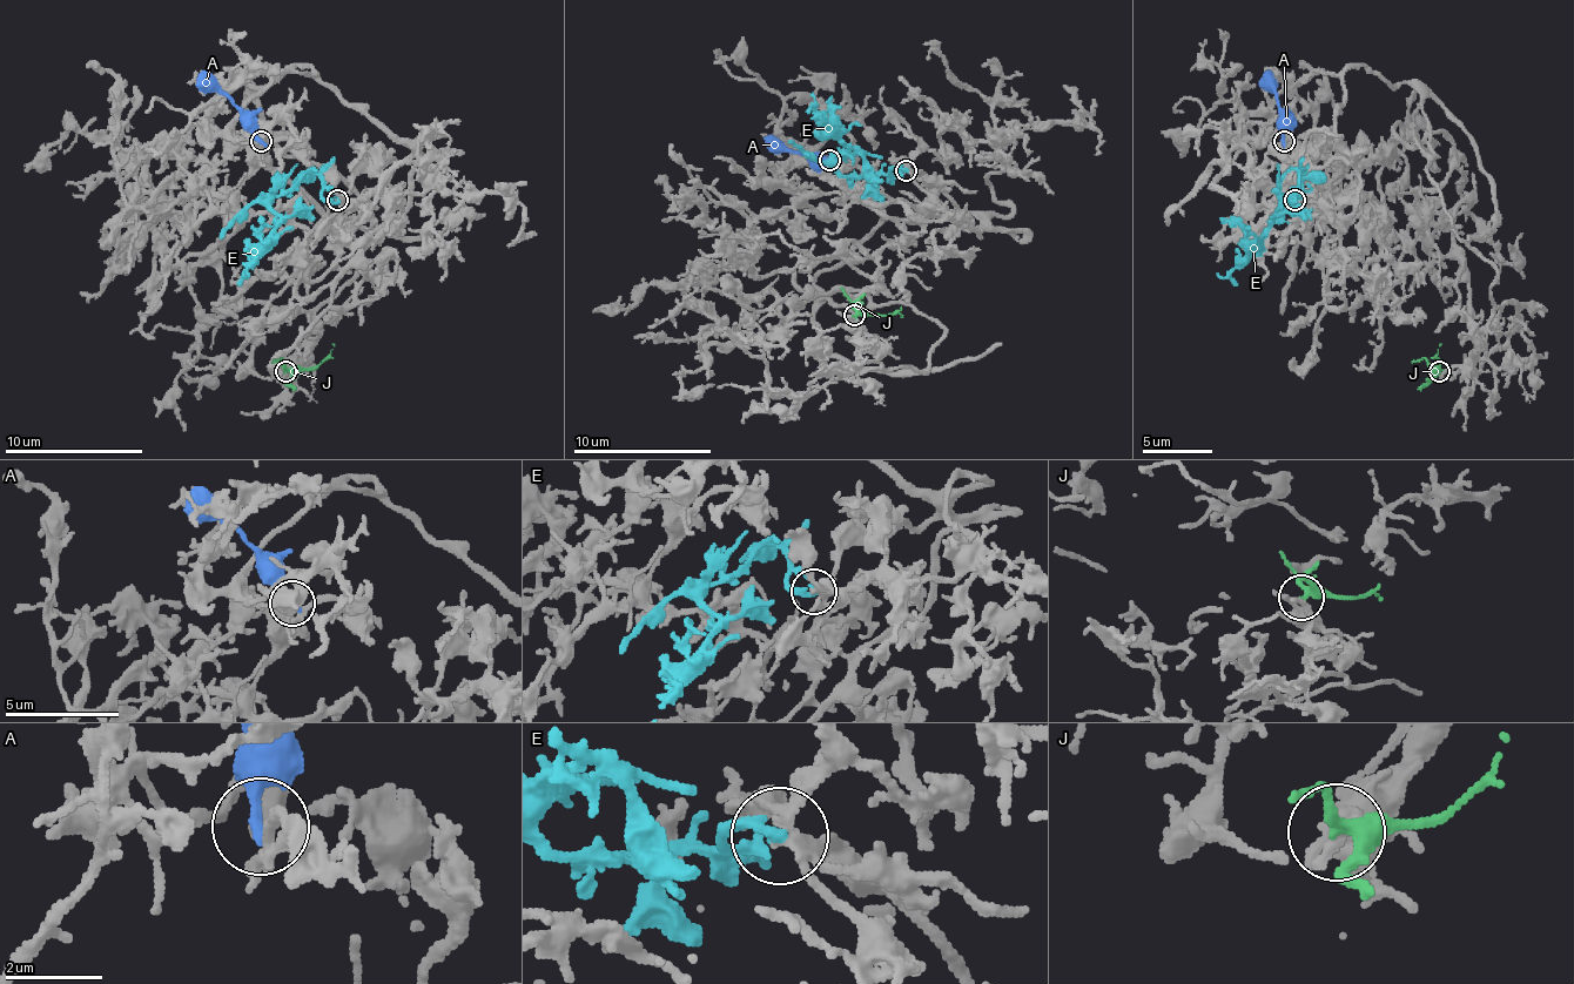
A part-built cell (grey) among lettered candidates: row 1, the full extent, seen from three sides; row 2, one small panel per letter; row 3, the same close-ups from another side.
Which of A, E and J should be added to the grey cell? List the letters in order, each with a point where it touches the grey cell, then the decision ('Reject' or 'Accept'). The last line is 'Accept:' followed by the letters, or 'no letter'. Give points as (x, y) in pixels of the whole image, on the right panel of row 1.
A: Touches grey at (1284, 141). Reject
E: Touches grey at (1295, 200). Accept
J: Touches grey at (1439, 371). Reject
Accept: E

